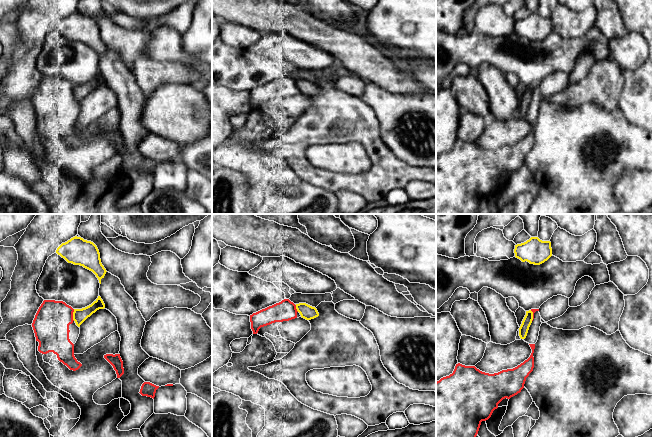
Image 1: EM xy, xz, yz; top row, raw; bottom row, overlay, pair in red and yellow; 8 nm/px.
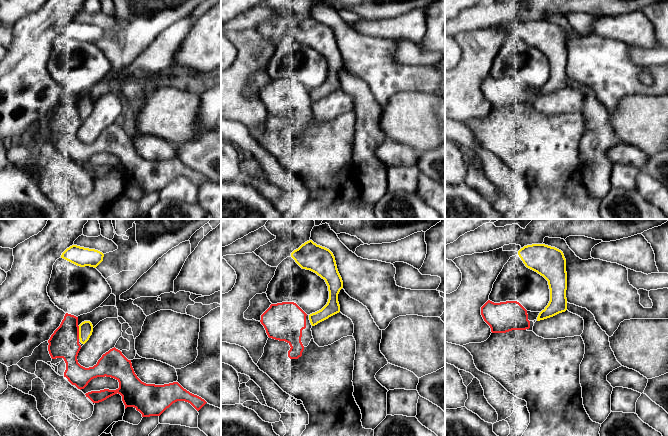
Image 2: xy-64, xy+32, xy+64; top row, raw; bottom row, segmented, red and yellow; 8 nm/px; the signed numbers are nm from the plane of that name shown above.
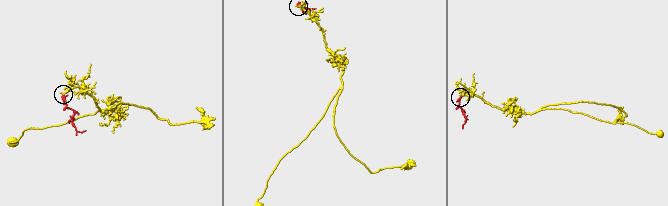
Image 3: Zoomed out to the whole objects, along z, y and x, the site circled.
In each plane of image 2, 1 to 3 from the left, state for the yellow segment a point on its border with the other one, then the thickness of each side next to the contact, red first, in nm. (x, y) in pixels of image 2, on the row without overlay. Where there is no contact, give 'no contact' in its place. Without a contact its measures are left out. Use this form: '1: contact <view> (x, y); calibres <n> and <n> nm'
1: contact xy-64 (78, 108); calibres 240 and 110 nm
2: no contact
3: no contact

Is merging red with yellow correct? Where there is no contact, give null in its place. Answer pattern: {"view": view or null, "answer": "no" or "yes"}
{"view": "xy", "answer": "no"}

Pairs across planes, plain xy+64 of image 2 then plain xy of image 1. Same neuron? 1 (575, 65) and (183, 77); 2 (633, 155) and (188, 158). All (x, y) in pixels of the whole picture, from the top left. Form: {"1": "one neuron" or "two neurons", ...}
{"1": "one neuron", "2": "two neurons"}

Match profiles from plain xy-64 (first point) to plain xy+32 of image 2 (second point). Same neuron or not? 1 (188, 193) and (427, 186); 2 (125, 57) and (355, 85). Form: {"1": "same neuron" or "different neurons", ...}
{"1": "different neurons", "2": "same neuron"}

